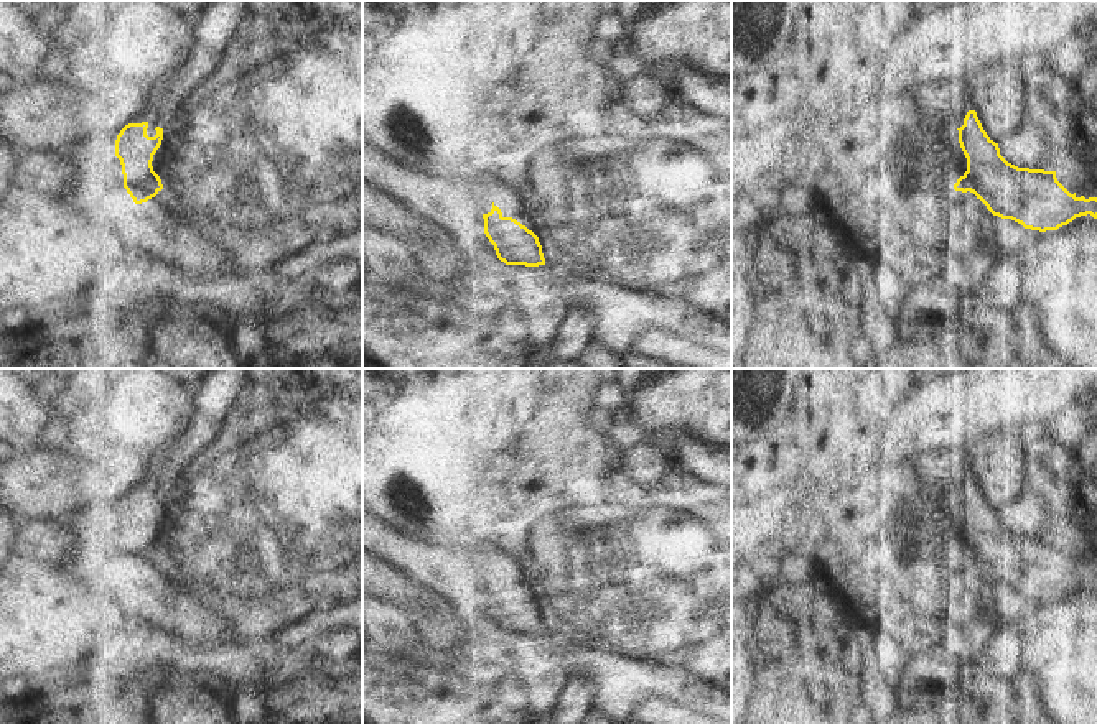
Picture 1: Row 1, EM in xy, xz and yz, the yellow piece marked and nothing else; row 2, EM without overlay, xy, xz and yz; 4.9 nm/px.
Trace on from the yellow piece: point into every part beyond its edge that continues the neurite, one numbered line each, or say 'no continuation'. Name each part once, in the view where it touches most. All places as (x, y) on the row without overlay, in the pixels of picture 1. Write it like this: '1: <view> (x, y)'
1: xz (440, 568).

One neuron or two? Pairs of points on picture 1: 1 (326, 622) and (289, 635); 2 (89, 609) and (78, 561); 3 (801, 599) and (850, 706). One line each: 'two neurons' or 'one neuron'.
1: one neuron
2: two neurons
3: one neuron

